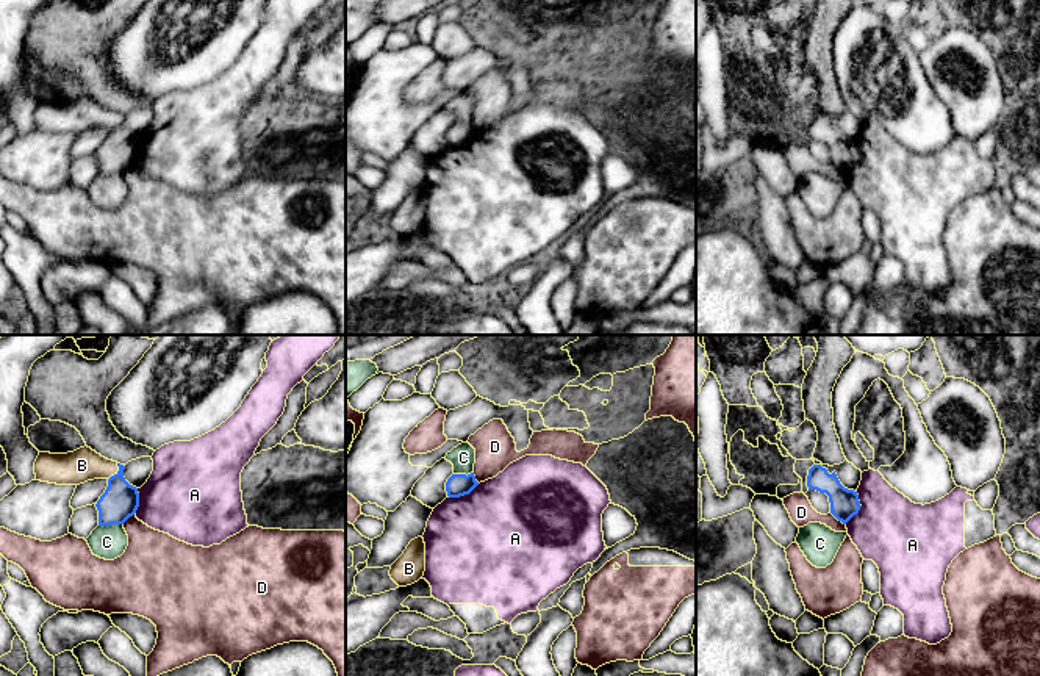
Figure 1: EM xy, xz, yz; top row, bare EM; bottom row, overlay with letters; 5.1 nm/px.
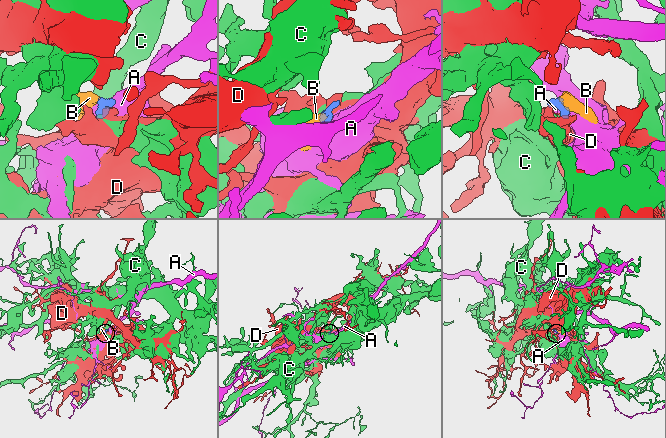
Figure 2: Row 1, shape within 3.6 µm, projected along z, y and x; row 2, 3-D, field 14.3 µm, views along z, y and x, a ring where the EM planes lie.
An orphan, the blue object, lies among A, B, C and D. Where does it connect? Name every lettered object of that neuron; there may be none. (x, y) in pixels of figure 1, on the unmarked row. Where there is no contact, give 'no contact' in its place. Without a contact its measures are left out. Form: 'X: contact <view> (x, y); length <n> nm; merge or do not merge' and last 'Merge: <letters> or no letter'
A: contact yz (860, 155); length 190 nm; do not merge
B: contact xy (118, 121); length 100 nm; merge
C: contact xy (110, 174); length 130 nm; do not merge
D: contact yz (839, 169); length 100 nm; do not merge
Merge: B

